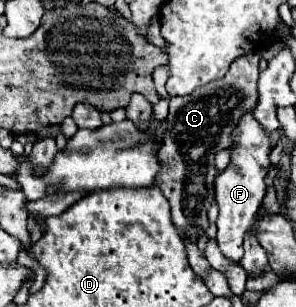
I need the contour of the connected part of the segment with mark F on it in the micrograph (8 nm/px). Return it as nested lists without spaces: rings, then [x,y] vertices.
[[[246,111],[240,117],[238,129],[234,131],[234,145],[228,151],[230,151],[230,163],[226,165],[224,171],[220,171],[216,175],[216,201],[220,207],[220,215],[216,221],[216,225],[218,225],[216,241],[228,259],[240,261],[242,253],[244,253],[242,239],[244,239],[246,231],[250,229],[252,221],[256,219],[256,213],[266,195],[264,177],[270,167],[270,151],[272,151],[270,133],[266,133],[266,129],[254,119],[254,115],[250,111]]]

